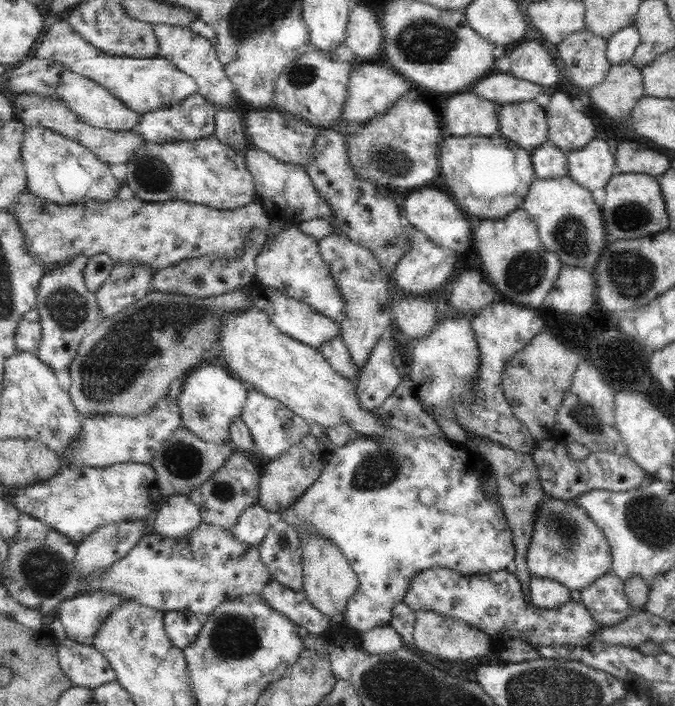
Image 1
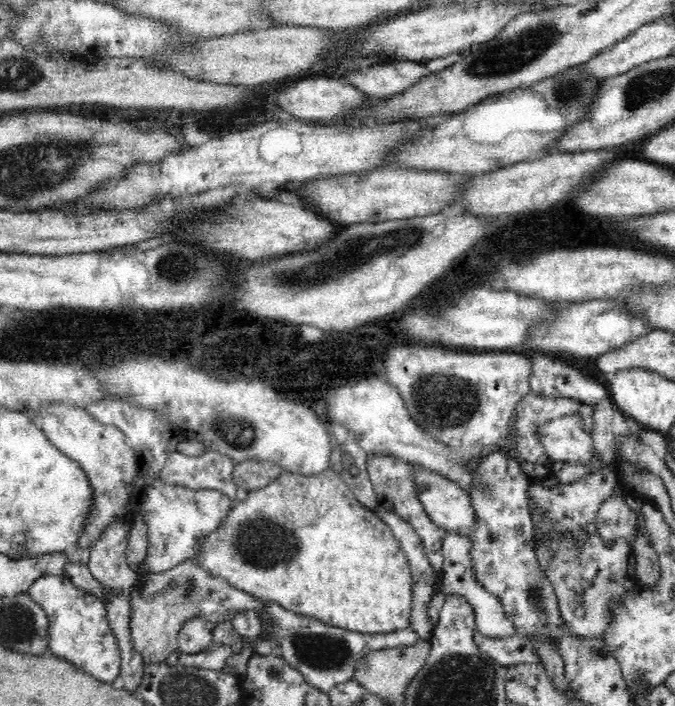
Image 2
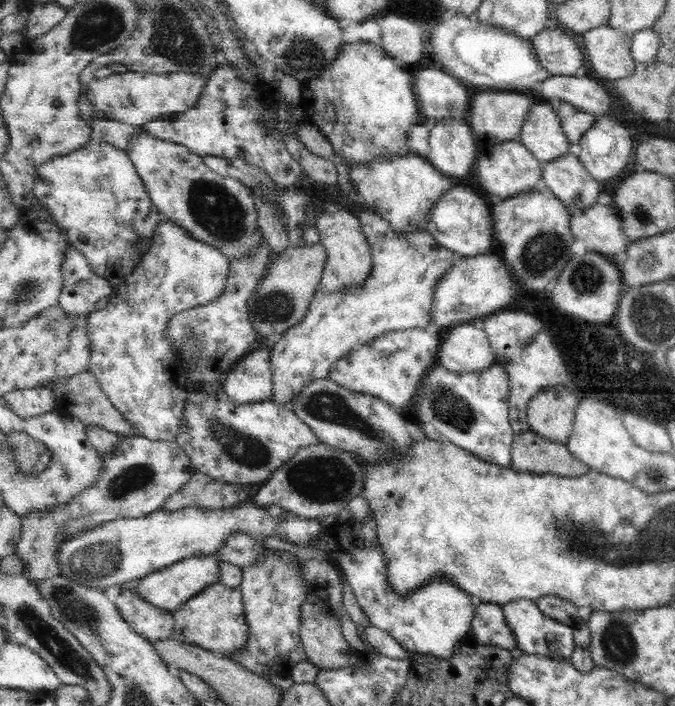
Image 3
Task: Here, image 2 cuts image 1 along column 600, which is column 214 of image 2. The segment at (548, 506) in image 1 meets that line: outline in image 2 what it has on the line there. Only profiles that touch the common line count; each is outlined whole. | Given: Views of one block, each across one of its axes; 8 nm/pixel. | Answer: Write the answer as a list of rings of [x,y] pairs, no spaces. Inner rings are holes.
[[[328,468],[317,475],[283,472],[264,488],[249,491],[247,498],[236,503],[226,514],[222,524],[202,542],[197,556],[198,560],[194,562],[197,562],[202,569],[206,569],[210,575],[223,578],[234,589],[242,590],[263,601],[274,601],[296,614],[318,618],[328,626],[364,634],[388,634],[390,631],[406,630],[406,627],[410,627],[411,624],[414,577],[412,577],[412,570],[407,562],[405,552],[401,549],[392,529],[372,509],[368,509],[354,496],[347,481],[340,474],[334,472],[332,468]]]

